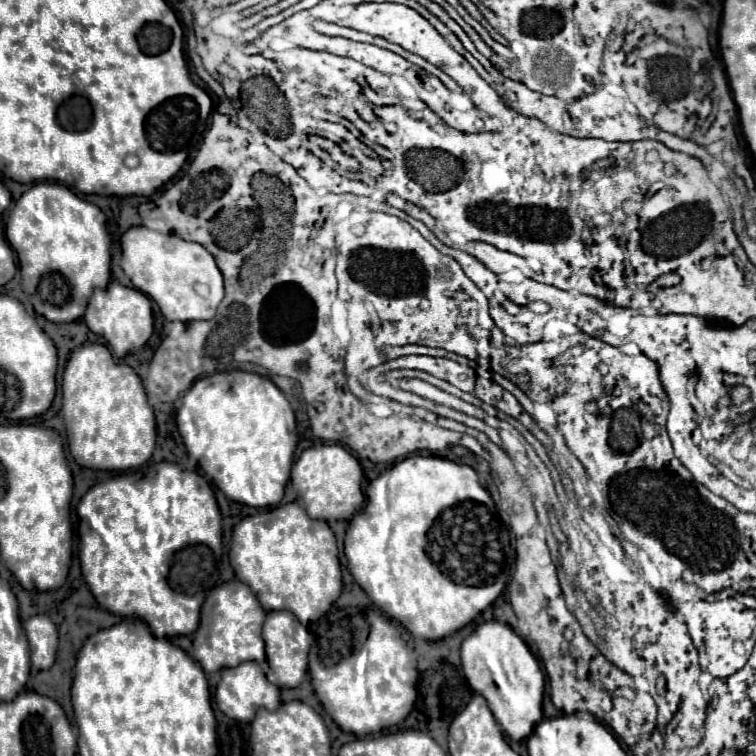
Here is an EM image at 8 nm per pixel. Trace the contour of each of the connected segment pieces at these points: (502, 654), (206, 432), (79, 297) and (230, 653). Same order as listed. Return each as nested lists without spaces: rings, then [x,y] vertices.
[[[492,619],[482,623],[470,637],[464,639],[460,657],[470,687],[488,701],[504,733],[512,741],[526,739],[544,716],[542,697],[545,674],[522,637],[518,637],[508,625]]]
[[[238,369],[202,377],[182,397],[182,407],[178,411],[176,423],[178,429],[182,429],[180,435],[184,439],[188,455],[198,461],[202,471],[228,499],[255,508],[275,507],[282,501],[284,487],[290,479],[298,433],[296,417],[288,399],[270,379]]]
[[[38,183],[30,187],[14,205],[8,225],[6,225],[6,239],[18,253],[20,273],[22,273],[22,287],[30,297],[38,315],[44,315],[48,321],[54,323],[72,323],[78,321],[88,305],[88,297],[96,287],[106,289],[110,283],[110,235],[106,231],[106,215],[94,205],[80,197],[76,197],[66,185],[62,183]]]
[[[230,581],[214,589],[202,607],[200,627],[194,633],[192,645],[192,659],[206,669],[206,673],[214,673],[226,669],[230,665],[240,665],[242,661],[258,661],[260,665],[266,663],[264,655],[264,641],[262,641],[262,621],[266,611],[256,601],[254,593],[246,583]]]

